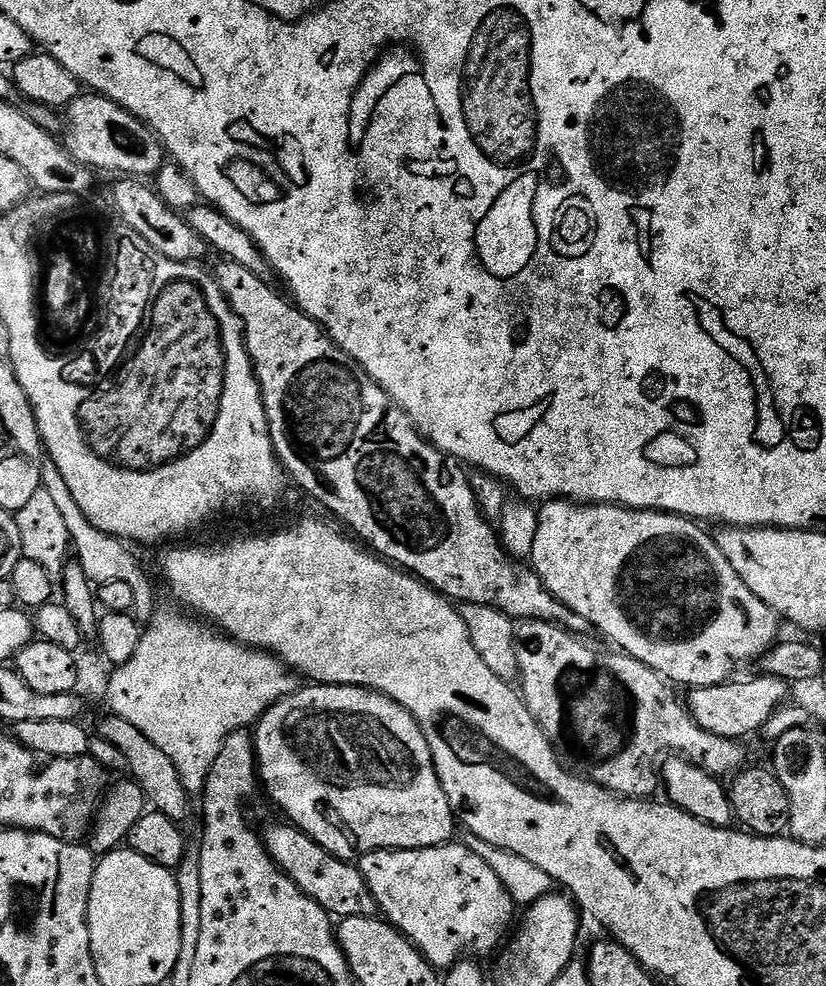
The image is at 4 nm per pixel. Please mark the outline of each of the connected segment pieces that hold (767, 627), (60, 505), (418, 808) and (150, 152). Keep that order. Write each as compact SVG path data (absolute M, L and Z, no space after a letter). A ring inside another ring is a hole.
M563 498L550 500L541 503L538 508L538 534L534 534L534 550L530 557L530 567L532 571L539 574L544 589L550 594L554 594L554 598L562 601L574 614L586 618L588 625L593 629L597 628L606 639L613 640L613 642L608 642L615 645L619 651L638 658L638 662L650 666L658 675L673 685L685 684L685 689L691 690L723 684L733 675L731 672L739 664L744 664L747 660L752 659L755 661L777 643L781 621L772 608L766 606L766 602L762 602L762 598L758 598L754 594L754 590L750 590L750 586L746 586L746 582L742 582L742 578L738 578L738 570L734 570L734 566L730 566L726 554L722 554L722 550L718 550L715 539L711 535L707 536L700 528L703 527L697 521L689 520L686 516L674 516L671 512L621 508L618 504L581 504ZM664 596L672 601L669 604L660 604L663 602Z
M45 459L42 466L41 487L49 495L52 495L53 503L56 503L58 511L61 512L61 517L65 520L66 530L69 531L72 538L77 563L82 566L93 585L99 586L112 581L129 583L134 597L132 615L141 626L146 626L153 620L158 611L151 578L146 574L139 560L127 549L129 547L119 537L108 536L89 522L86 514L82 513L82 508L78 506L78 502L71 494L69 486L66 485L66 480L63 478L61 471L58 470L58 466L55 466L50 459Z
M316 684L308 687L312 688L301 687L270 706L254 725L254 751L259 783L263 791L264 788L268 791L269 798L288 815L285 817L314 842L318 842L318 846L322 846L339 860L349 862L355 861L358 854L379 852L382 848L439 848L440 845L449 843L455 837L452 835L458 829L458 821L446 798L446 790L442 790L430 746L416 719L401 704L370 688L355 688L352 684Z
M81 94L77 96L73 104L68 105L66 109L66 119L63 121L62 124L62 143L64 147L68 149L69 155L76 159L78 163L85 165L92 170L99 170L98 168L101 168L101 170L104 172L120 172L116 174L123 174L125 177L128 178L155 177L156 171L158 171L160 167L163 166L166 162L166 153L164 151L164 146L160 143L160 139L156 137L156 133L153 132L152 129L148 127L148 125L142 123L140 119L138 119L134 114L130 114L122 106L118 106L110 98L106 98L105 96L98 96L95 94Z

